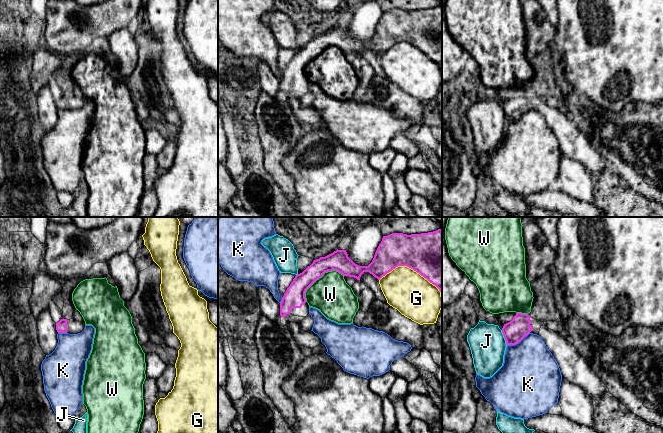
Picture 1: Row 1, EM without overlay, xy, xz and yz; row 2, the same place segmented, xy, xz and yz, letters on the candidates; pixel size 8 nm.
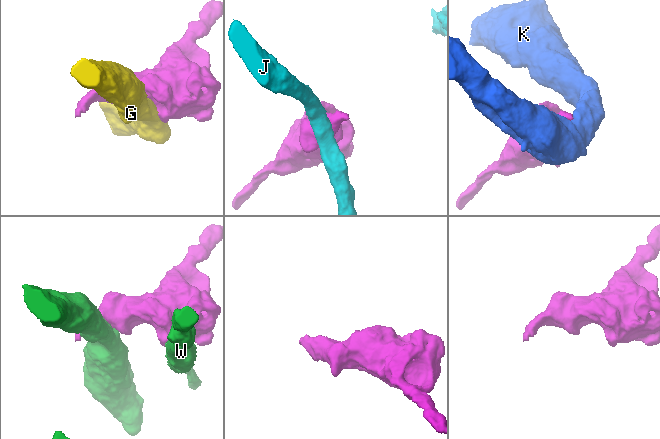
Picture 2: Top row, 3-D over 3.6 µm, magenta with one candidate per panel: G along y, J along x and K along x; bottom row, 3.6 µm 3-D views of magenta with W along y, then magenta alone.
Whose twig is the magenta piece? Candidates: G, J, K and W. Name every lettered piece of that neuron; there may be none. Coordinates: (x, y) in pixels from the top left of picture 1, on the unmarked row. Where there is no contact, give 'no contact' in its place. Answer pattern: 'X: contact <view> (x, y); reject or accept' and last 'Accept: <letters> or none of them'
G: contact xz (410, 43); reject
J: contact yz (504, 113); reject
K: contact yz (518, 118); reject
W: contact xz (319, 53); reject
Accept: none of them

